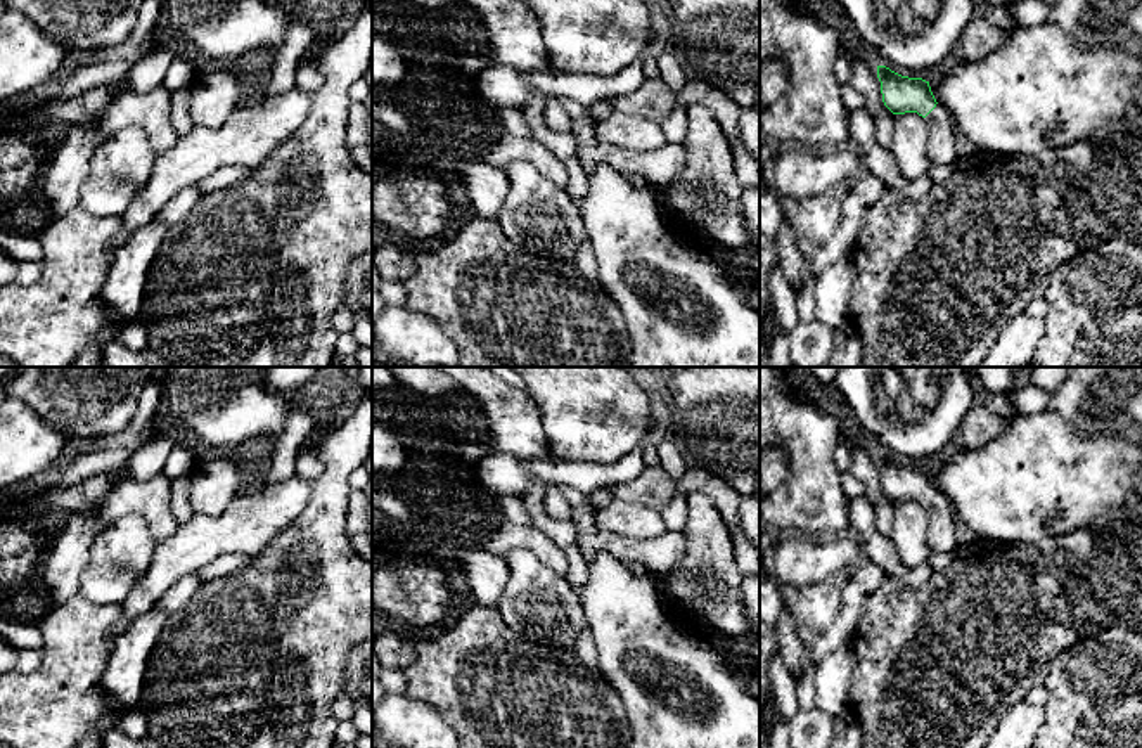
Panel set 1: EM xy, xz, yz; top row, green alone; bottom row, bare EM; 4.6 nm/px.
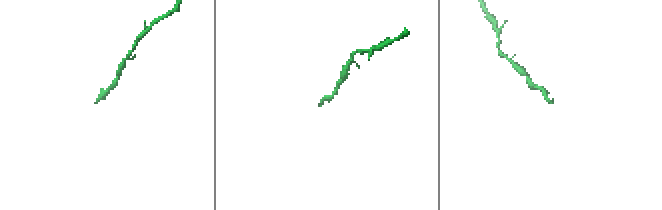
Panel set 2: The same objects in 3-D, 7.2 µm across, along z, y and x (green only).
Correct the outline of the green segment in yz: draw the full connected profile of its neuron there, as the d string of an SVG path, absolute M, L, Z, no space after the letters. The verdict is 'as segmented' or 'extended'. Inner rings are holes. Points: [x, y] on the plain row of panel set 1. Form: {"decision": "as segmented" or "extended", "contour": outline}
{"decision": "extended", "contour": "M877 454L884 493L893 502L917 500L927 511L929 552L955 554L959 551L955 514L948 500L936 490L929 469L908 466Z"}

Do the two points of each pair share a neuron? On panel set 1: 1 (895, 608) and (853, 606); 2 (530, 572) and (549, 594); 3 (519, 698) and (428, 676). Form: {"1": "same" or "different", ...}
{"1": "different", "2": "same", "3": "same"}

